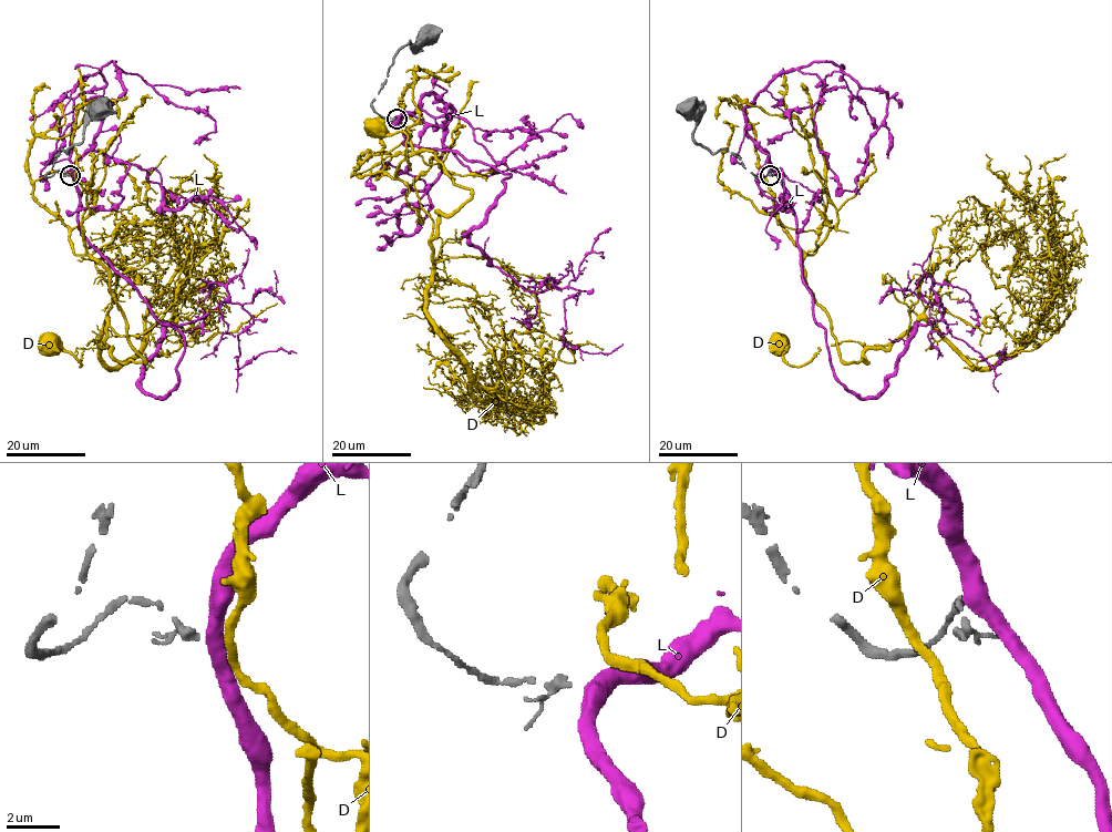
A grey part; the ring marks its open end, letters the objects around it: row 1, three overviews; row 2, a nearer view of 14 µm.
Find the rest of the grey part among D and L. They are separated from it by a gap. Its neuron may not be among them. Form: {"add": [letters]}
{"add": []}

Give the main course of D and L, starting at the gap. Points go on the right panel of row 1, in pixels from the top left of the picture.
D: (765, 178), (838, 355), (866, 361), (868, 349), (889, 347), (843, 341), (801, 366), (776, 345)
L: (772, 172), (848, 390), (874, 398), (939, 302), (953, 336), (992, 368), (1005, 349), (996, 352)

